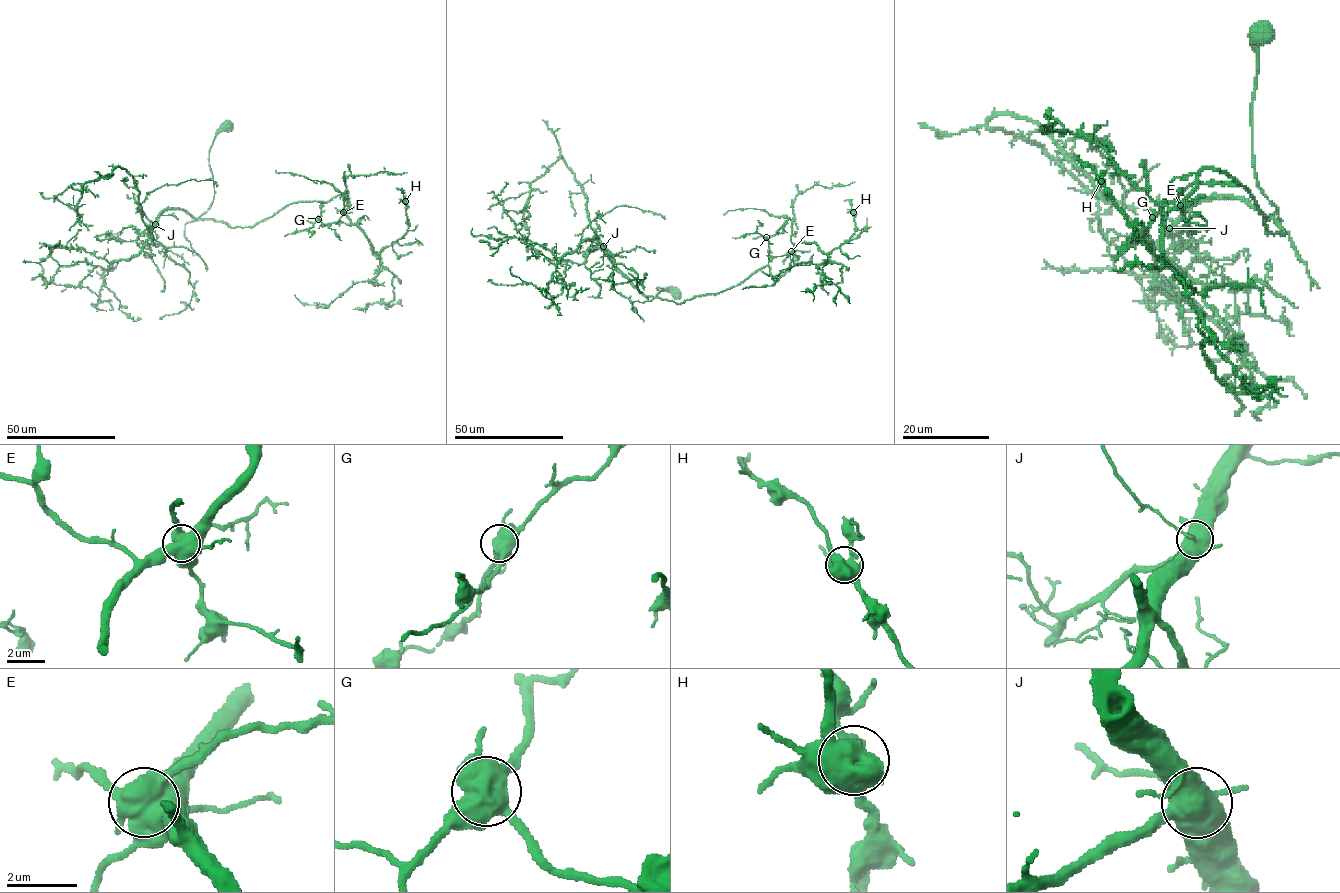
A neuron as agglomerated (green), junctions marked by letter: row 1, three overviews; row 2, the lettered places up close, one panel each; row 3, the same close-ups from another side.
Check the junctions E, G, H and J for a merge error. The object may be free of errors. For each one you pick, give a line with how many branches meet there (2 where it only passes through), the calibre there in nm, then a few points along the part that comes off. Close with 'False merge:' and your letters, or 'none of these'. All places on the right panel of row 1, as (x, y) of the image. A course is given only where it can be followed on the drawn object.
E: Branches: 4. Thickness 600 nm. Course of the part to remove: (1180, 205), (1178, 191)
False merge: E

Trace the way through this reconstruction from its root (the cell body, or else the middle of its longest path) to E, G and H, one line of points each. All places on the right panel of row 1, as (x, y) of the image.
E: (1265, 34), (1250, 43), (1253, 166), (1283, 233), (1243, 186), (1209, 184), (1237, 183), (1211, 168), (1180, 205)
G: (1265, 34), (1250, 43), (1253, 166), (1283, 233), (1269, 233), (1249, 193), (1228, 183), (1190, 184), (1152, 217)
H: (1265, 34), (1250, 43), (1253, 166), (1282, 234), (1205, 168), (1163, 222), (1183, 284), (1101, 181)

